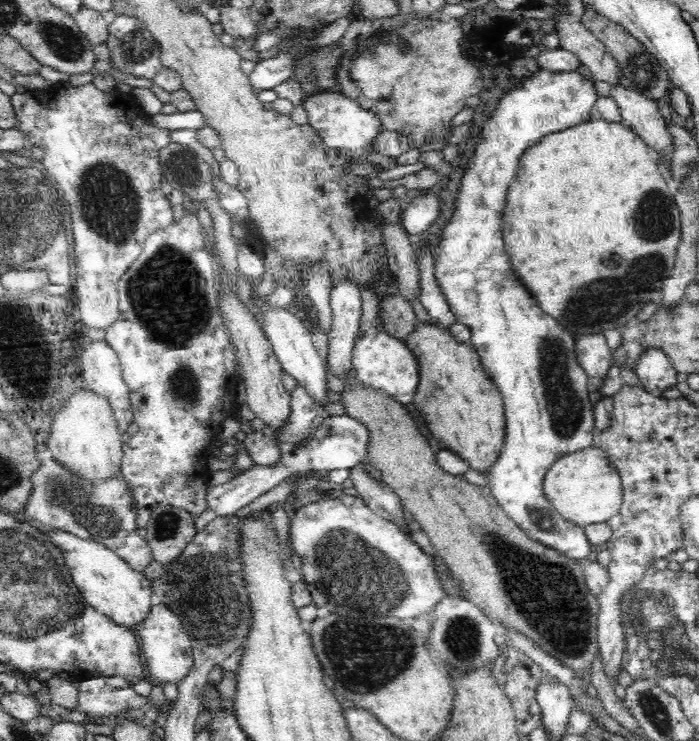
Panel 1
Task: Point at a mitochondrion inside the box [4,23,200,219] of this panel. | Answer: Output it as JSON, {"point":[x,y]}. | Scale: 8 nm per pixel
{"point":[137,47]}

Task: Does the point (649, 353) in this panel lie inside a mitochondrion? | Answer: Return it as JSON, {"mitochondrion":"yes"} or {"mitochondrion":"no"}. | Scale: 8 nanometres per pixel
{"mitochondrion":"no"}

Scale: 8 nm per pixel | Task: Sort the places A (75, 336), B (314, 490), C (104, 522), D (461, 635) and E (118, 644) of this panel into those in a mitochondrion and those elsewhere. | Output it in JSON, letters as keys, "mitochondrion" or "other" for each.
{"A":"other","B":"mitochondrion","C":"mitochondrion","D":"mitochondrion","E":"other"}

